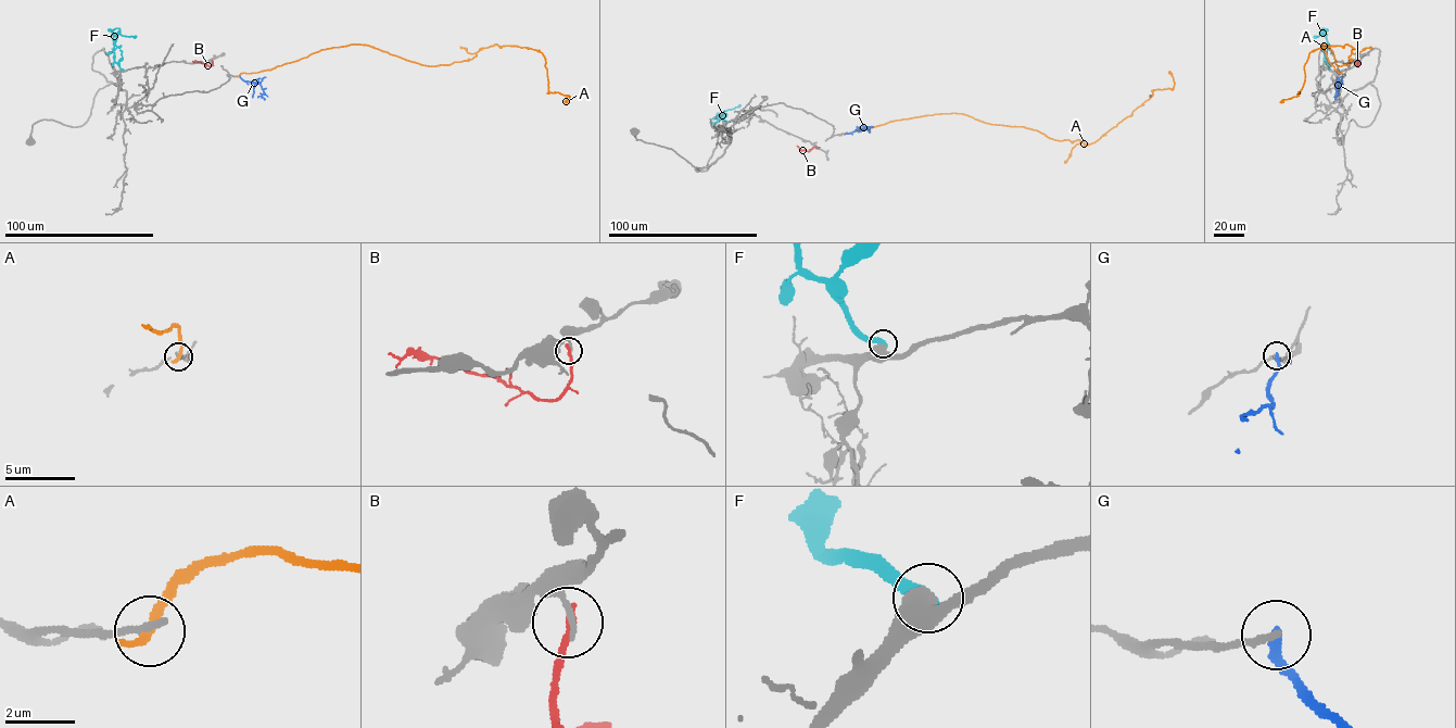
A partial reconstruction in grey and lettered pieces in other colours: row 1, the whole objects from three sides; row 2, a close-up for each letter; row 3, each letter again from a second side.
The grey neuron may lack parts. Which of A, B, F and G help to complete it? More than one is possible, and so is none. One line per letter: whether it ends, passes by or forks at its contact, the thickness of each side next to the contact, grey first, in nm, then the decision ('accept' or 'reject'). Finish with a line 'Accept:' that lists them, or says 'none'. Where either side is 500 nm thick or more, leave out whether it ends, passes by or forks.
A: it ends | 200/320 nm | reject
B: it ends | 180/260 nm | reject
F: 600/400 nm | accept
G: it ends | 180/300 nm | reject
Accept: F

